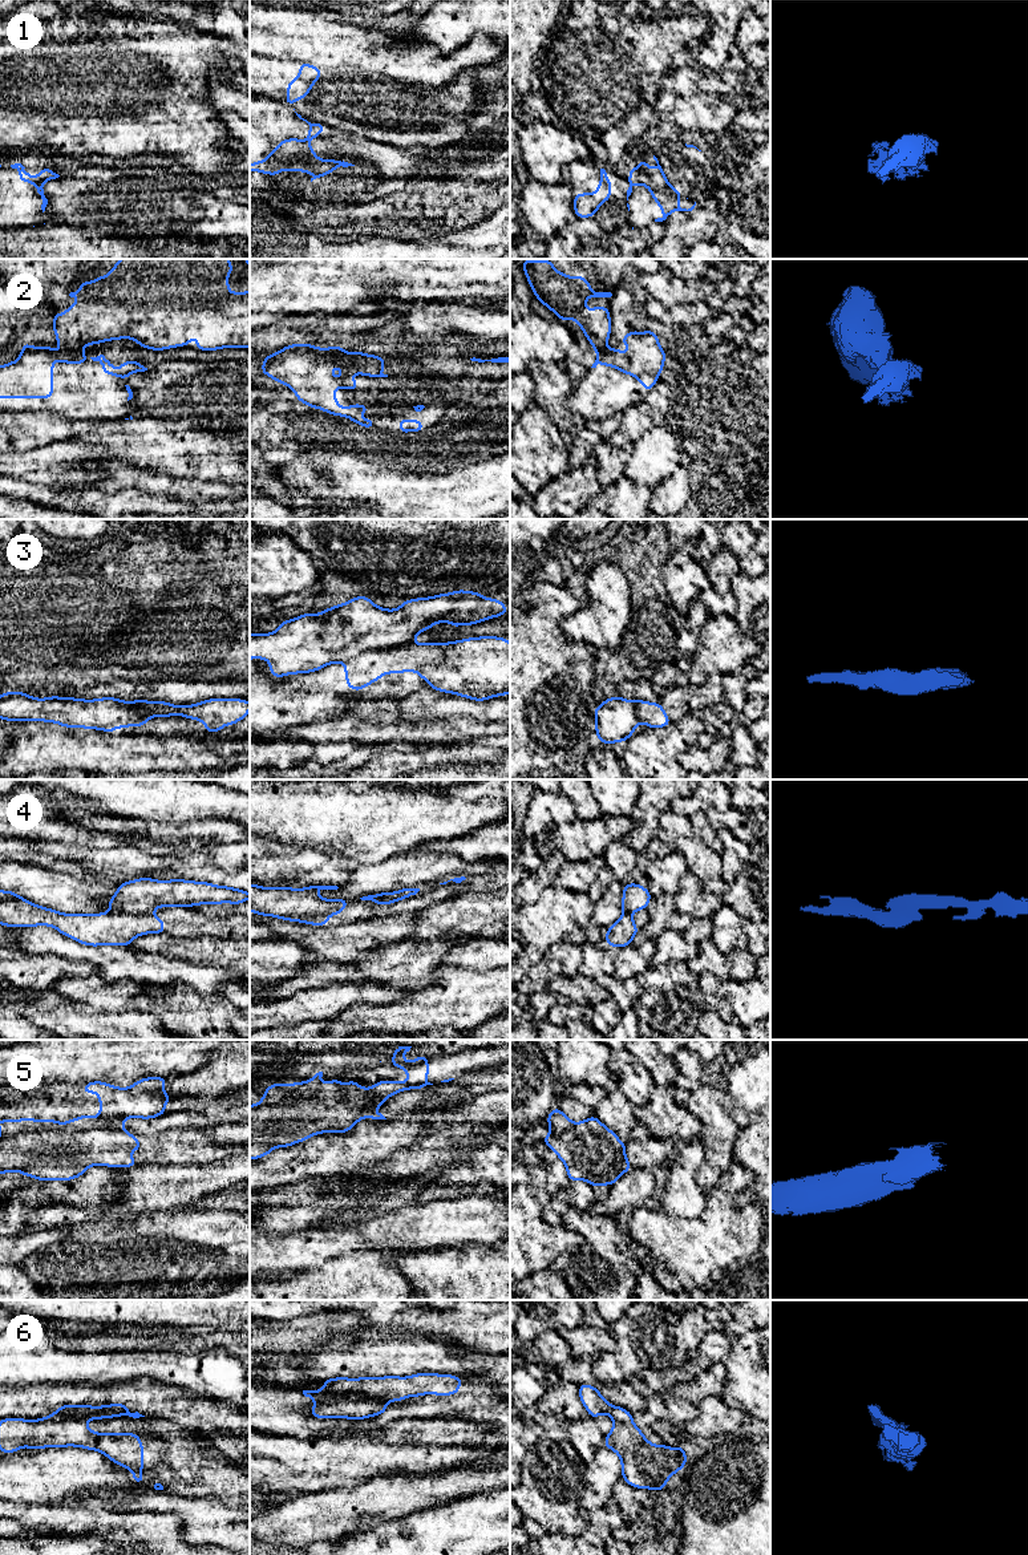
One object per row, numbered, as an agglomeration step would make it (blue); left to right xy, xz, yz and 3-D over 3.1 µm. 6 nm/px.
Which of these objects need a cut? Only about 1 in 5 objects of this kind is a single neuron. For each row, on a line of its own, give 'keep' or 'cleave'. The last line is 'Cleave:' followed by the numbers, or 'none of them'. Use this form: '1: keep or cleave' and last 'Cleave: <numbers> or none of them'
1: cleave
2: cleave
3: cleave
4: cleave
5: cleave
6: cleave
Cleave: 1, 2, 3, 4, 5, 6

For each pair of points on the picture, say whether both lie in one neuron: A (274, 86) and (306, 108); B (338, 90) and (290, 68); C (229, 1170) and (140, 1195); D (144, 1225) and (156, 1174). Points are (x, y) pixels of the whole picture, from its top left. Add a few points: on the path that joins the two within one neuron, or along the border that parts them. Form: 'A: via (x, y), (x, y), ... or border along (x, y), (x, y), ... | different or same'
A: via (282, 86), (298, 100) | same
B: via (326, 90), (312, 90), (302, 80) | same
C: via (206, 1178), (179, 1186), (162, 1187) | same
D: border along (177, 1207), (156, 1211), (114, 1211) | different

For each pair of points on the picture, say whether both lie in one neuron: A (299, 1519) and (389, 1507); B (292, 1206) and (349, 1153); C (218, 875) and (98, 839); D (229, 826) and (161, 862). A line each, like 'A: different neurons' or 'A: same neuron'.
A: same neuron
B: different neurons
C: different neurons
D: different neurons

